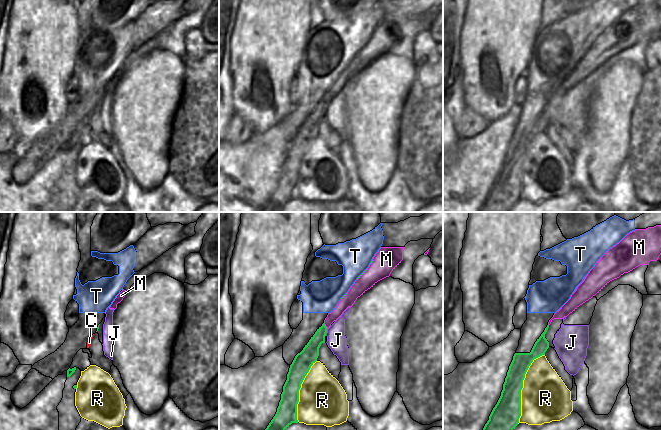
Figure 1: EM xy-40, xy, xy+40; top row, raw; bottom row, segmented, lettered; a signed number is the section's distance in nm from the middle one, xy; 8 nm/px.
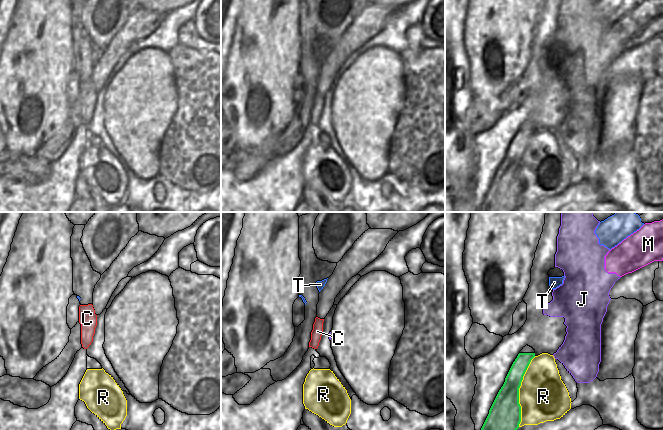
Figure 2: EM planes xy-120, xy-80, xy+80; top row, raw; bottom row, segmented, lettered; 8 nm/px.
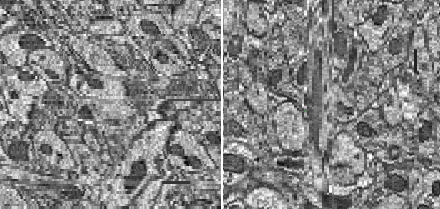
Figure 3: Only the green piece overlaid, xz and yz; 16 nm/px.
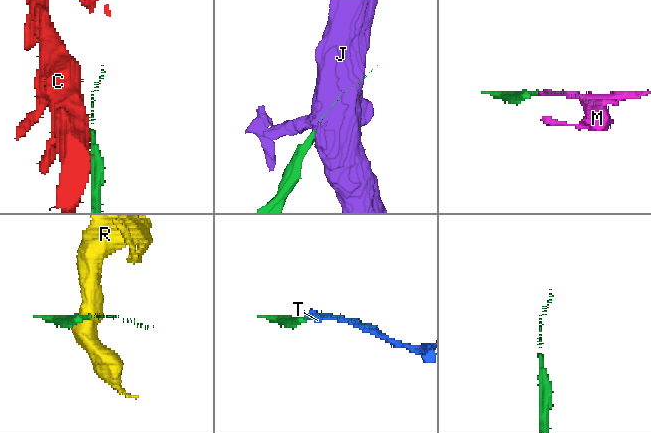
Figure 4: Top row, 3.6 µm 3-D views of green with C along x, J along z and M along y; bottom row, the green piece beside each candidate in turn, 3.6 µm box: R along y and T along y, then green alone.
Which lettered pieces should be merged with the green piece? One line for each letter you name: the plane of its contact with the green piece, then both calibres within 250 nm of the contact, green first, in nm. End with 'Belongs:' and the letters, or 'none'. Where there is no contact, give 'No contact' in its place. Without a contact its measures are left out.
T: Touches green in xy. Thickness 20 nm (green) against 260 nm
Belongs: T.

